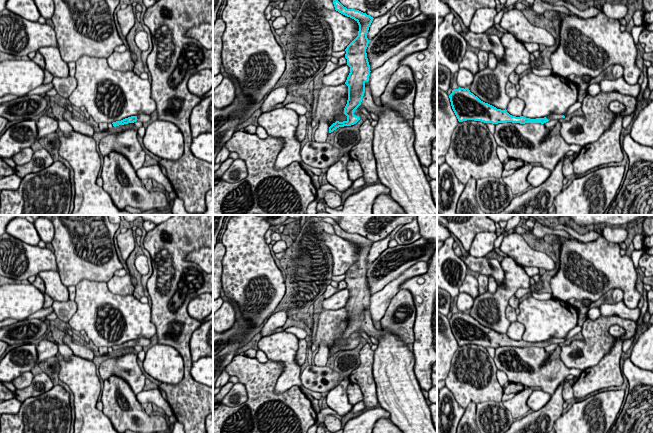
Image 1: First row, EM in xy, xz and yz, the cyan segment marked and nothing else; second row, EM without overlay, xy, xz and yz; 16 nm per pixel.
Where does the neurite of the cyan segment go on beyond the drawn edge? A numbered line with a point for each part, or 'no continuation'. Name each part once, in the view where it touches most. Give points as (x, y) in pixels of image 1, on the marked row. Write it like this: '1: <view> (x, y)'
1: xz (367, 102)

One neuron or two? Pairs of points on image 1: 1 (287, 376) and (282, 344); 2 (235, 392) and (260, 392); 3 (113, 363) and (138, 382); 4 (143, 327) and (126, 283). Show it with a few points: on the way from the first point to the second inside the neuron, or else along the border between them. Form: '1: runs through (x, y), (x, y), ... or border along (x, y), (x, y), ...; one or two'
1: runs through (288, 368), (288, 357), (285, 352); one
2: border along (244, 384), (247, 399), (235, 406), (226, 405); two
3: runs through (119, 367), (132, 376); one
4: border along (107, 288), (113, 293), (132, 295); two

